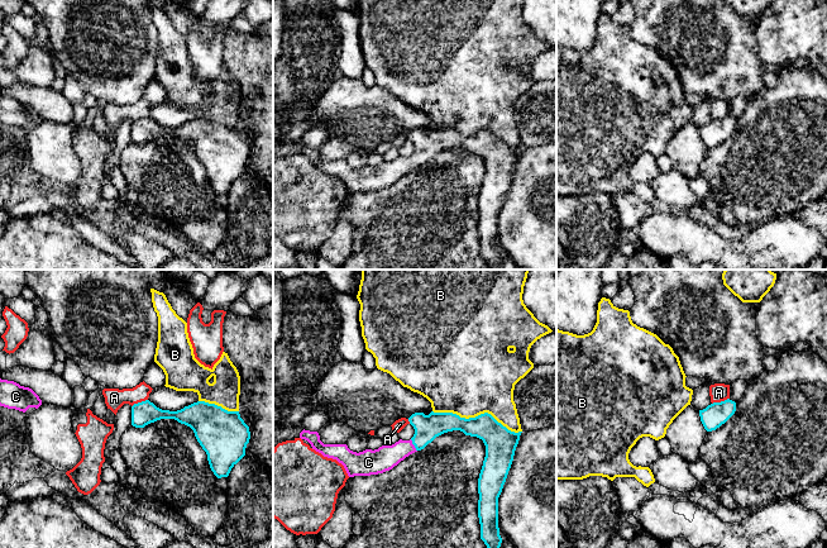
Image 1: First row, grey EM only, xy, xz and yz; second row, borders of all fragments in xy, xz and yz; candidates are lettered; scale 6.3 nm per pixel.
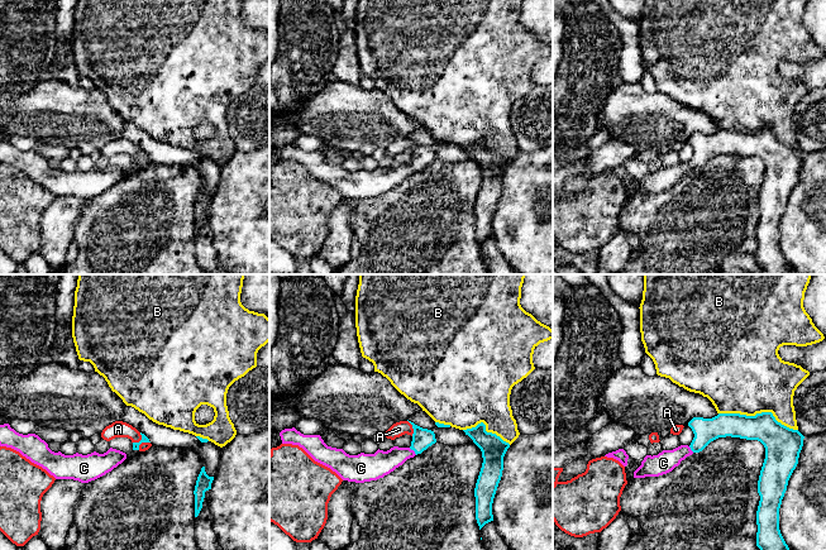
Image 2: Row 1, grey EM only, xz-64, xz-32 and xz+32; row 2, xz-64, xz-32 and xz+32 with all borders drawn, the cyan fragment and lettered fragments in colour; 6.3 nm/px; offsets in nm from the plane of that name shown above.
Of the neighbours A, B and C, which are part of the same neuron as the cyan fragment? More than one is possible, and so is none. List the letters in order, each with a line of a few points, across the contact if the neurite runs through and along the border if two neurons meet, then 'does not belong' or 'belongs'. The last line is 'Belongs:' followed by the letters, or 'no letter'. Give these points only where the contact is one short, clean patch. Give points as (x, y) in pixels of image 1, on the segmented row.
A: line yz (728, 398), (712, 404); does not belong
B: does not belong
C: line xz (426, 428), (425, 433), (414, 444), (386, 457); belongs
Belongs: C

